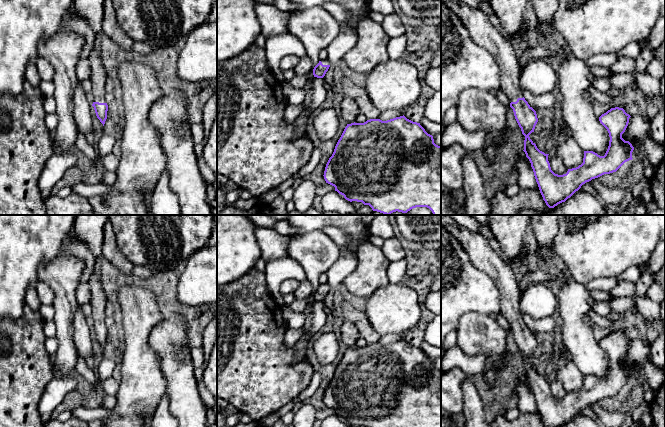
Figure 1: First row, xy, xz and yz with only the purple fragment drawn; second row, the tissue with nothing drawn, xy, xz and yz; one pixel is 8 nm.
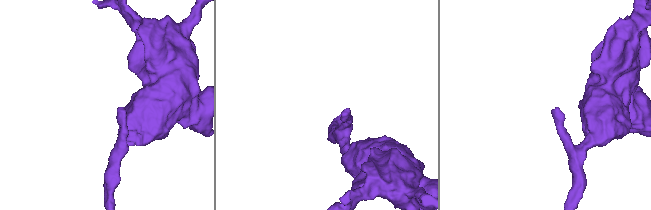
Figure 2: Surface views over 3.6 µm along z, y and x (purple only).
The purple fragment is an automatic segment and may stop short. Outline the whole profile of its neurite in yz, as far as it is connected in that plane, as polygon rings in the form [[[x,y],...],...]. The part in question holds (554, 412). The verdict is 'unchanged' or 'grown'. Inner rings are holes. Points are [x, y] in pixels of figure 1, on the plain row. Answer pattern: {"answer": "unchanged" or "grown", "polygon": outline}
{"answer": "grown", "polygon": [[[441,215],[441,226],[460,241],[473,266],[490,277],[498,288],[501,294],[500,313],[509,322],[515,343],[525,360],[523,375],[531,387],[545,427],[565,426],[586,406],[616,396],[625,386],[633,383],[634,371],[622,362],[631,340],[623,332],[615,331],[599,341],[610,361],[605,379],[584,375],[581,389],[568,393],[566,398],[555,398],[548,385],[549,378],[540,375],[529,361],[534,356],[538,342],[536,335],[523,321],[518,291],[519,276],[479,232],[468,230],[448,215]]]}

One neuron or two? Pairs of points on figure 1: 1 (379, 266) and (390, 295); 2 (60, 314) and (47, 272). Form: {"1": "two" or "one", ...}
{"1": "two", "2": "one"}

